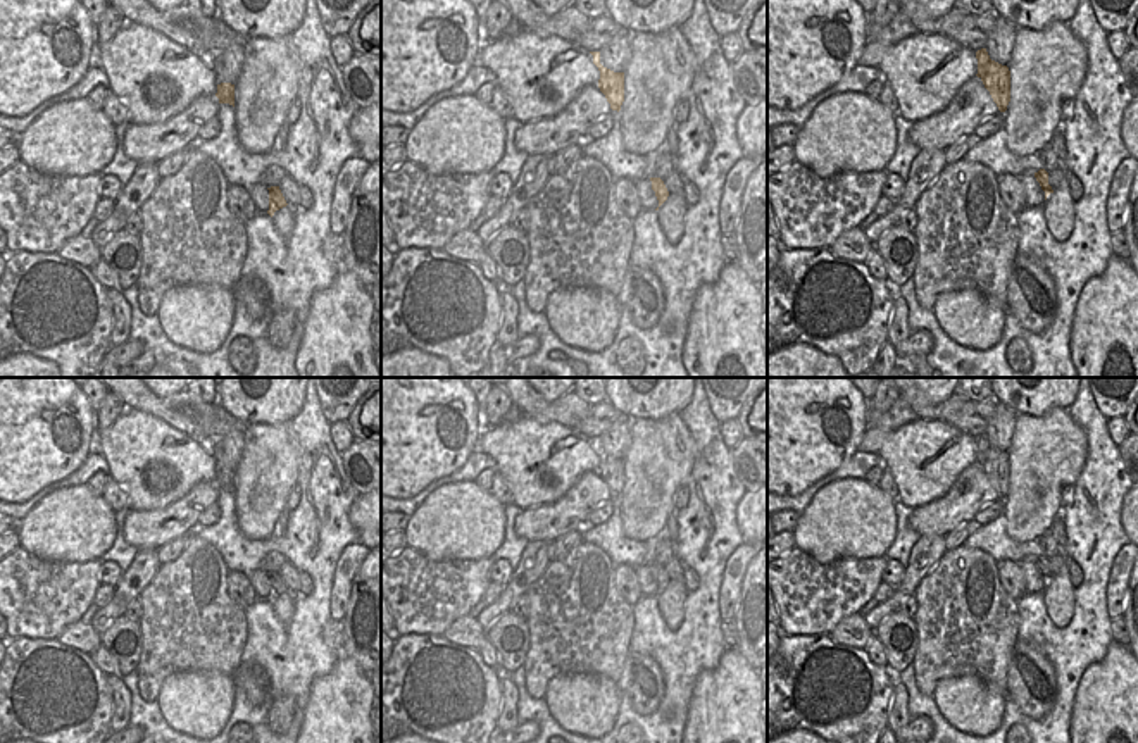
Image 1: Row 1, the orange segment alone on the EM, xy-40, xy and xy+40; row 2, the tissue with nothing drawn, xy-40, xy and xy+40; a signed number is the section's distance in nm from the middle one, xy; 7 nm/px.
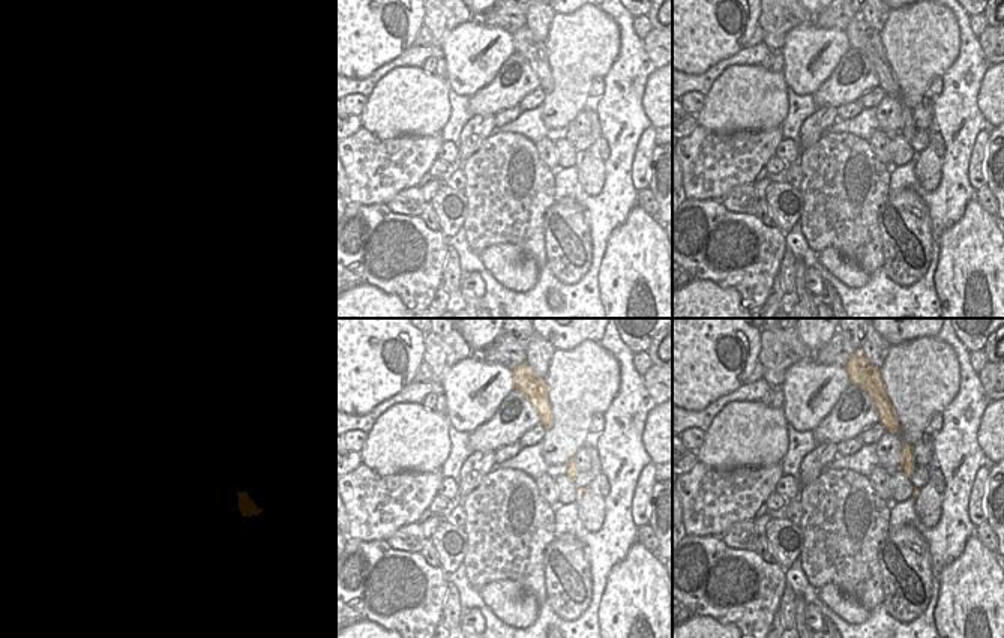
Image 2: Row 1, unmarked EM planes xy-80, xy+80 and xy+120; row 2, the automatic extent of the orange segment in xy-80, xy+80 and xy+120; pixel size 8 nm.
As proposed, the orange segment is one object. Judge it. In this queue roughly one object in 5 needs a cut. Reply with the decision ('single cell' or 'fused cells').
single cell

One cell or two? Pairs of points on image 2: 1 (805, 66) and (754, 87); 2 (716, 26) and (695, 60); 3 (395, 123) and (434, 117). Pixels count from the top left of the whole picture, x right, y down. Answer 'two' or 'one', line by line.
1: two
2: one
3: one

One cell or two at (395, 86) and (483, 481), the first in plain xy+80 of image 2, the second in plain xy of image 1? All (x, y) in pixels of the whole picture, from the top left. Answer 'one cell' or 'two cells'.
two cells

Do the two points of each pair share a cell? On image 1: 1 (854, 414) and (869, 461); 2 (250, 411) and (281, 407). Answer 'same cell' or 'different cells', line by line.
1: different cells
2: same cell

